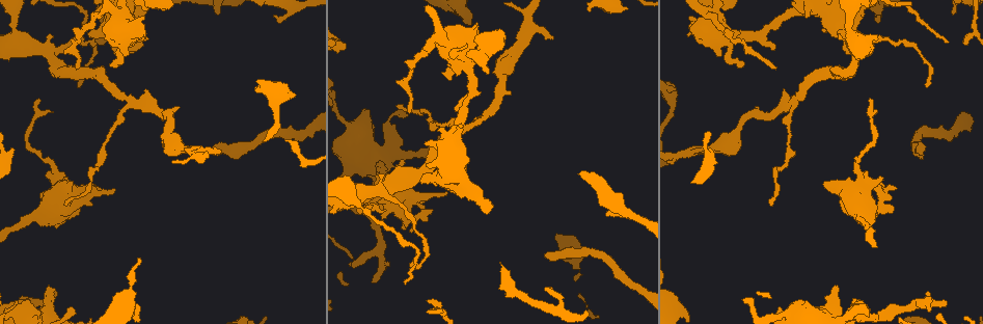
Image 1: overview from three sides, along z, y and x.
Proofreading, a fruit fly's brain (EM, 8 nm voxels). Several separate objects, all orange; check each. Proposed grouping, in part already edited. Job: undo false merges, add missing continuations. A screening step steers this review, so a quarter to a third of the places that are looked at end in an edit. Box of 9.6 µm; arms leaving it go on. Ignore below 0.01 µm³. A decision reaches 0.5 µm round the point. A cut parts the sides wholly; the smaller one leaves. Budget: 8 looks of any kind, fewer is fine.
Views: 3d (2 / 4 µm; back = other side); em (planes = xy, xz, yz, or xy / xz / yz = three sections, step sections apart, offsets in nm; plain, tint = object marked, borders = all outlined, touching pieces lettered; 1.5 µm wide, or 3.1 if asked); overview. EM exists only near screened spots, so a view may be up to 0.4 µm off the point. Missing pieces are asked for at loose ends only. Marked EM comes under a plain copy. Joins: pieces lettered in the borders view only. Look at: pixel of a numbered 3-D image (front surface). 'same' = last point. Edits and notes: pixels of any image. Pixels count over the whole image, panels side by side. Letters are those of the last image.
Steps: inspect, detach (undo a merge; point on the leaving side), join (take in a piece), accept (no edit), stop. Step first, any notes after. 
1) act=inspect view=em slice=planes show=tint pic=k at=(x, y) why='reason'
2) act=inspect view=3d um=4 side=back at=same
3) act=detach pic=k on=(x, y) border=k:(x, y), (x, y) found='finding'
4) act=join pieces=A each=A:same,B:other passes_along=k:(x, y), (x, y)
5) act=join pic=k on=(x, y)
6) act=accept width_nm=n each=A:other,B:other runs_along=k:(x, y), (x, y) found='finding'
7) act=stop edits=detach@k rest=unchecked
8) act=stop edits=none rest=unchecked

act=inspect view=3d um=4 pic=1 at=(744, 64) why='an open end'

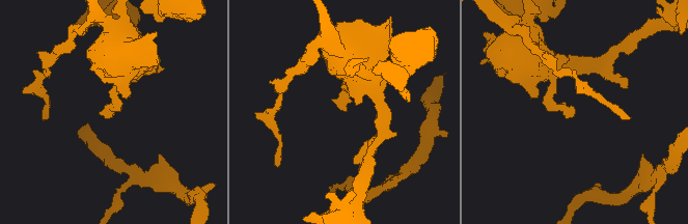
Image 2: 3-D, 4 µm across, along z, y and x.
act=inspect view=em slice=planes show=borders pic=2 at=(572, 112) why='shape alone is not enough'

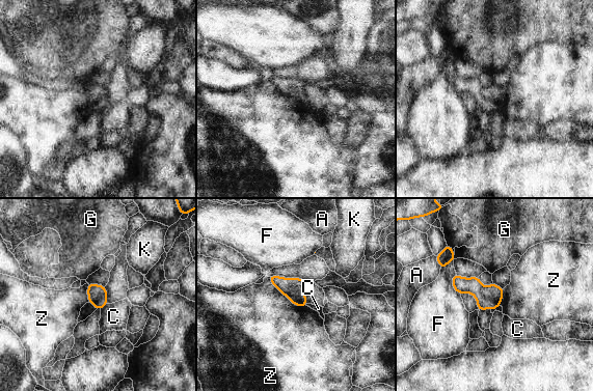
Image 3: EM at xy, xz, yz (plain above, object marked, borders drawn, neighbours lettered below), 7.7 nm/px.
act=accept longest_contact=Z:360nm each=A:other,C:other,F:other,G:other,K:other,Z:other border=3:(268, 277), (293, 303), (305, 305) found='no lettered piece goes on from it'

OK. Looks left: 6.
act=inspect view=3d um=2 pic=1 at=(790, 129) why='a narrow waist'

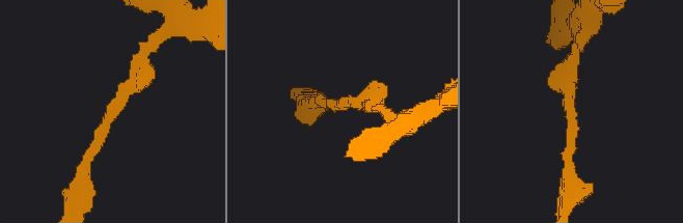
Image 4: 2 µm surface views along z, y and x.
act=inspect view=em slice=planes show=borders pic=4 at=(117, 105) why='shape alone is not enough'

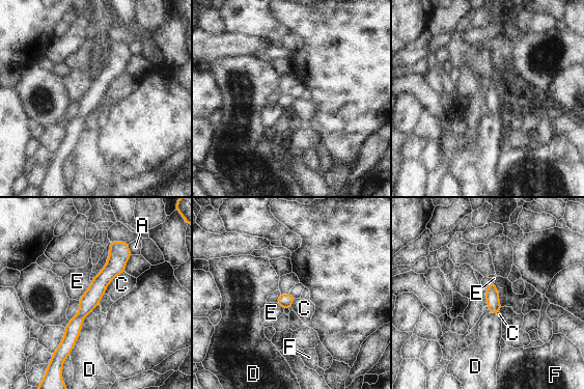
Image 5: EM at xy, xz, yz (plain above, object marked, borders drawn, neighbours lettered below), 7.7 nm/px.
act=accept each=A:other,C:other,D:other,E:other,F:other runs_along=5:(124, 246), (60, 350) found='one neuron here'

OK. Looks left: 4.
act=inspect view=em slice=xy step=8 show=borders pic=1 at=(825, 32) why='stops while still wide'

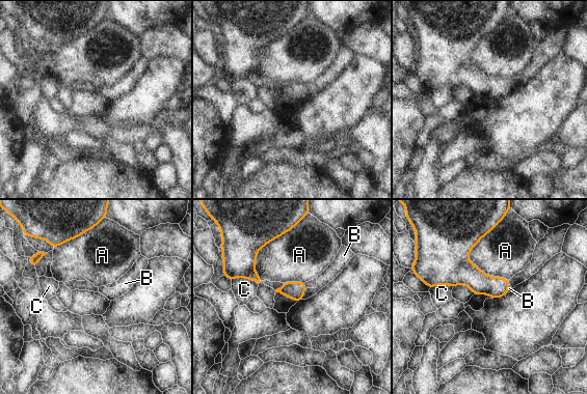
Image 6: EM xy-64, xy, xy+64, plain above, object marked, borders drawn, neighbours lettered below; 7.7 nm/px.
act=join pieces=B each=A:other,B:same,C:other found='it goes on there'

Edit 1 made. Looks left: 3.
act=stop edits=join@6 rest=unchecked

